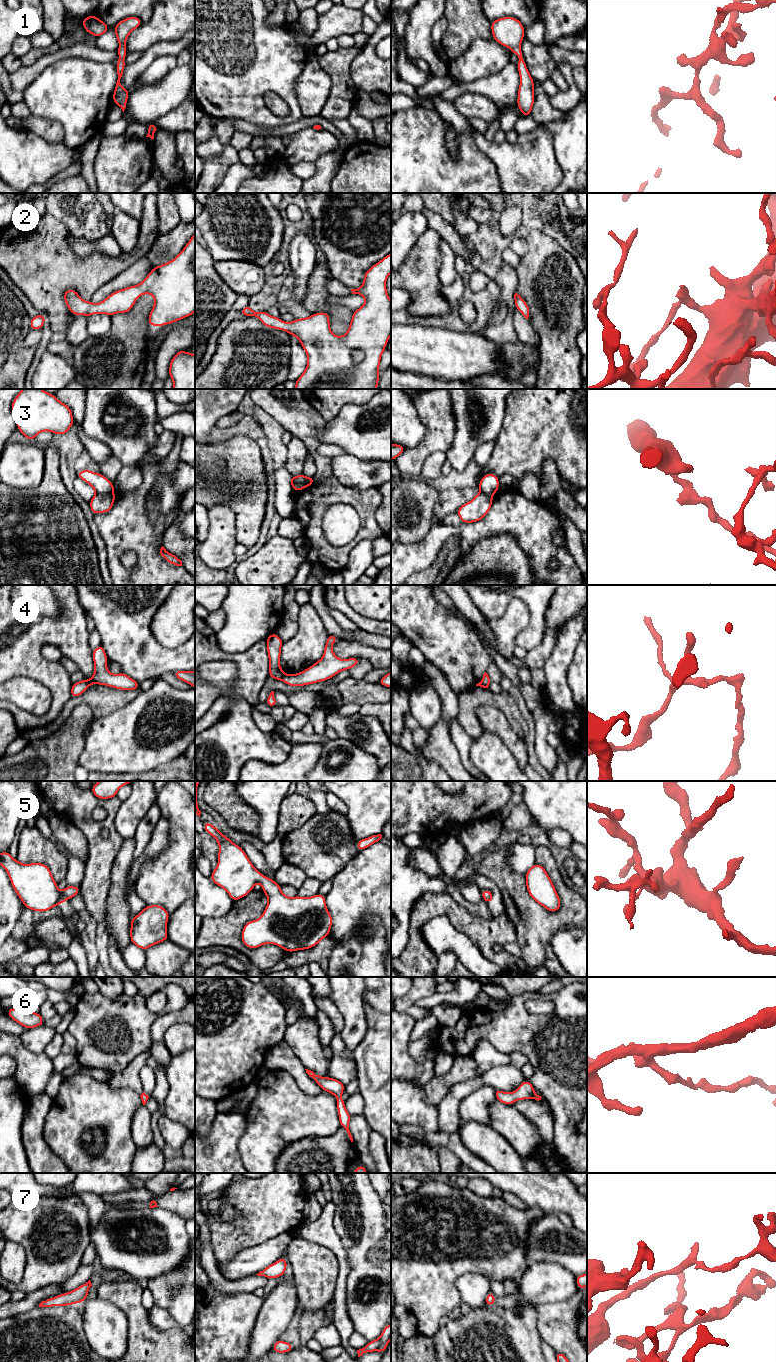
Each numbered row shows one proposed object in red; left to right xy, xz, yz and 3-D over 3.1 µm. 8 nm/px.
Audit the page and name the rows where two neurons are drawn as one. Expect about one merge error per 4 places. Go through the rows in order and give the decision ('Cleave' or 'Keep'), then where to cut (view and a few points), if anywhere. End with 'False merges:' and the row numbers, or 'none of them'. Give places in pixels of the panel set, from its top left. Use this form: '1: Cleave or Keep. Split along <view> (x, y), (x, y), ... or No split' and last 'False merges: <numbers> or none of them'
1: Keep. No split
2: Keep. No split
3: Cleave. Split along xy (96, 492), (112, 493)
4: Cleave. Split along xz (286, 674), (281, 679)
5: Keep. No split
6: Keep. No split
7: Keep. No split
False merges: 3, 4

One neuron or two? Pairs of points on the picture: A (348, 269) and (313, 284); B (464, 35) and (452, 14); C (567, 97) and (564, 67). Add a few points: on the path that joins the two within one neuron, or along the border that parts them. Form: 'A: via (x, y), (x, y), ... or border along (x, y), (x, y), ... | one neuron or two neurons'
A: border along (324, 259), (333, 277) | two neurons
B: via (463, 30), (463, 25), (457, 19) | one neuron
C: via (570, 90), (568, 74) | one neuron

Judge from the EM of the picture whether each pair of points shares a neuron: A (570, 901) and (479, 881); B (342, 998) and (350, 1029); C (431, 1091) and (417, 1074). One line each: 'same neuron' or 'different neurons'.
A: different neurons
B: same neuron
C: different neurons

